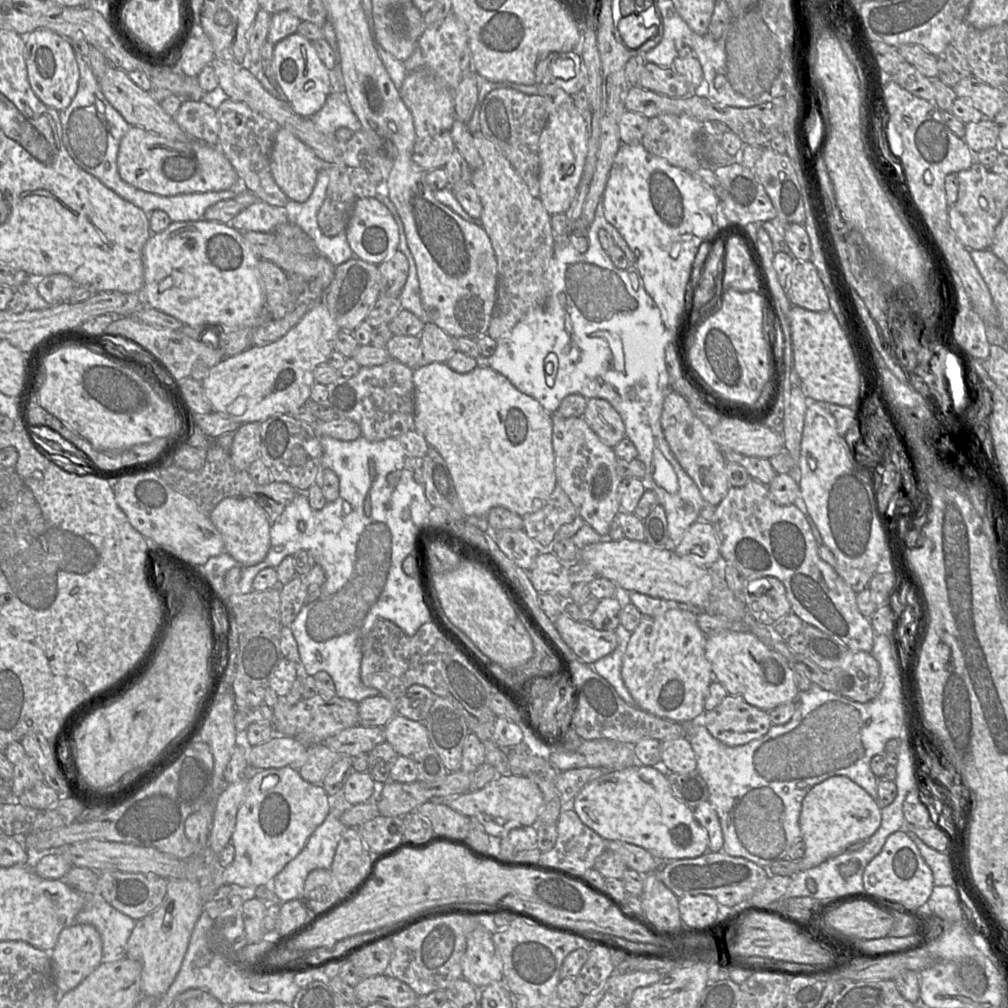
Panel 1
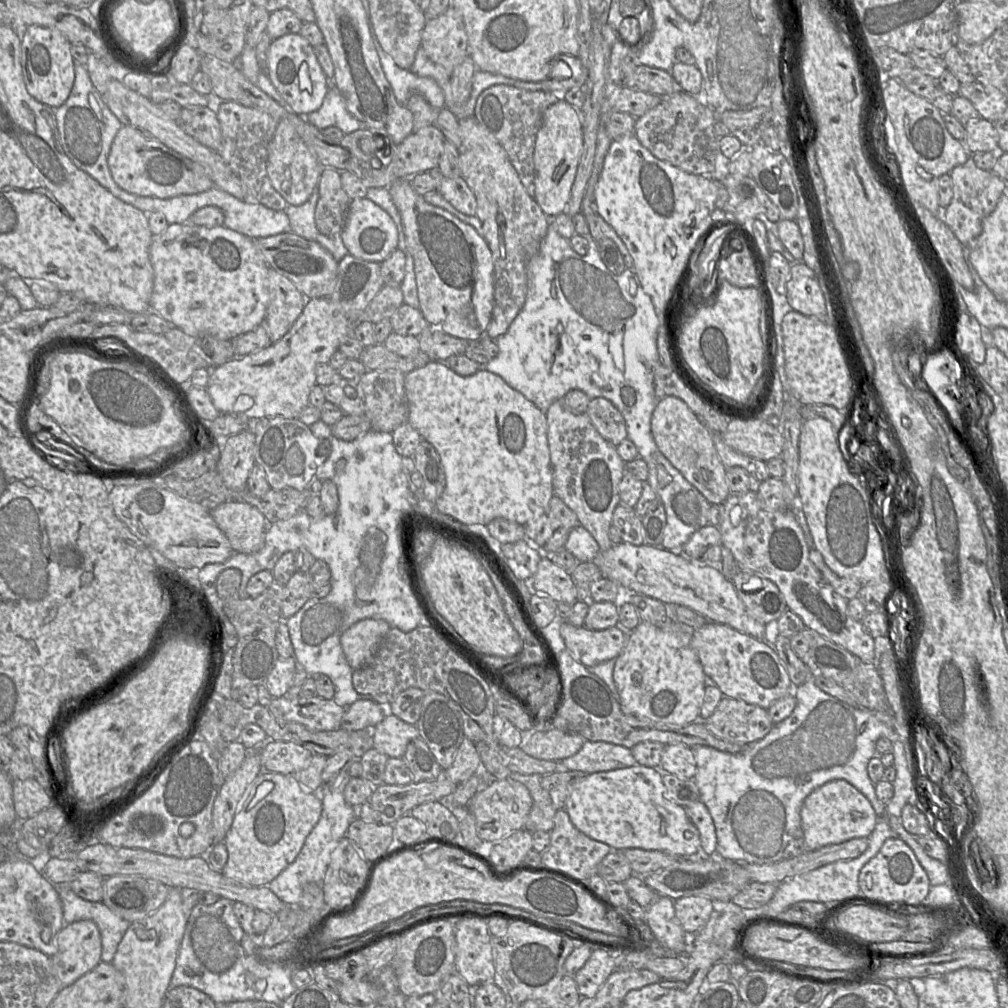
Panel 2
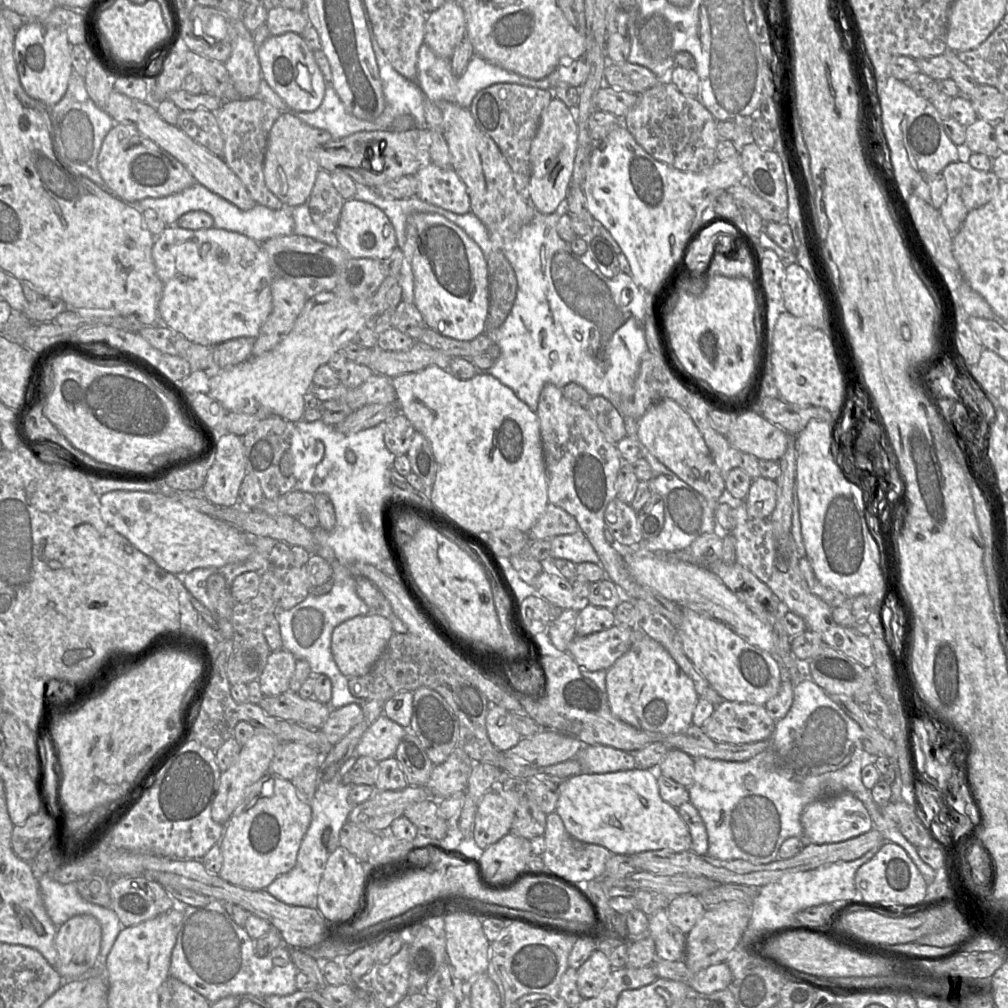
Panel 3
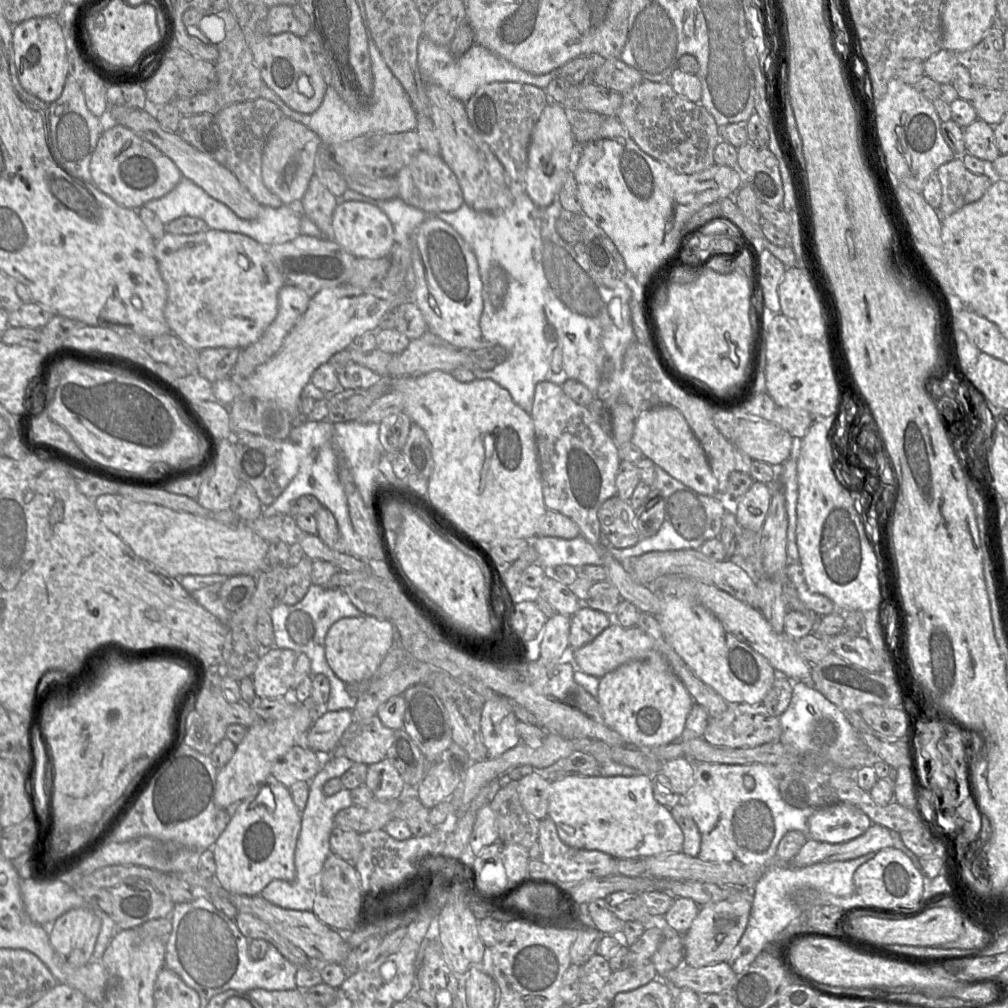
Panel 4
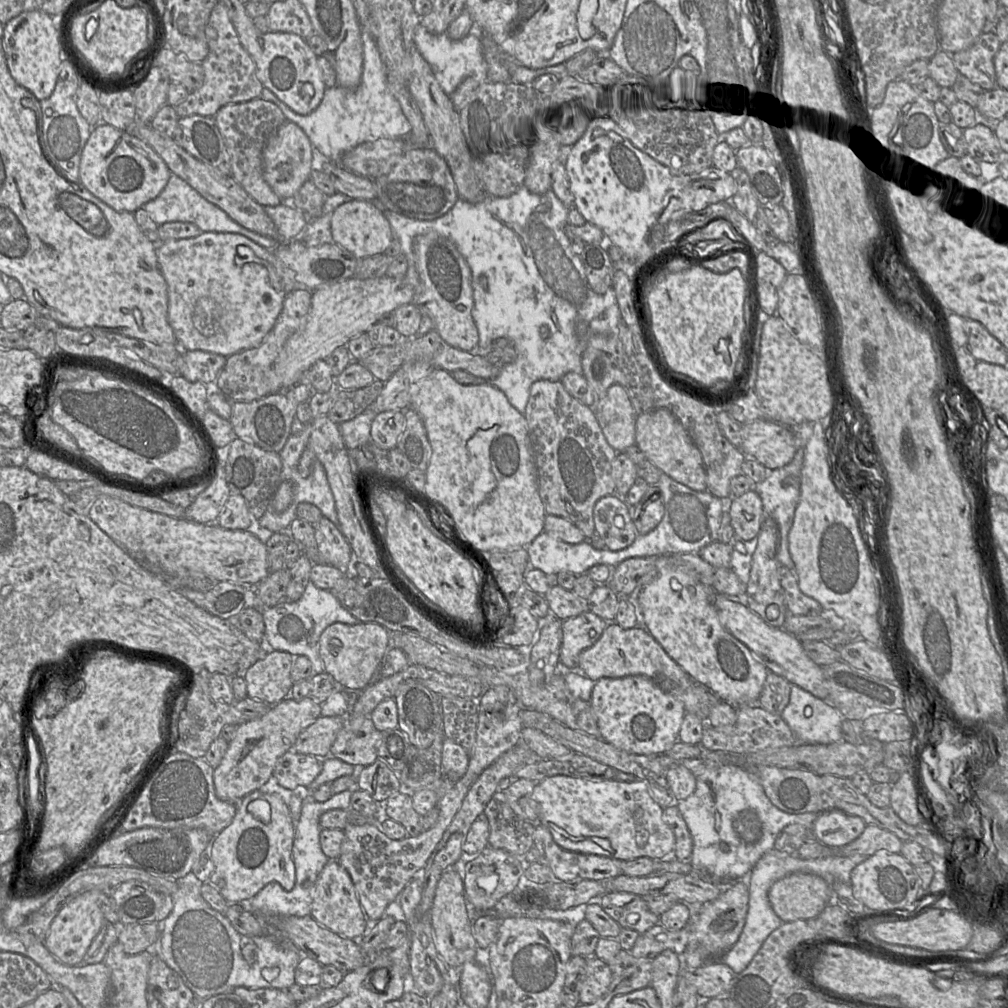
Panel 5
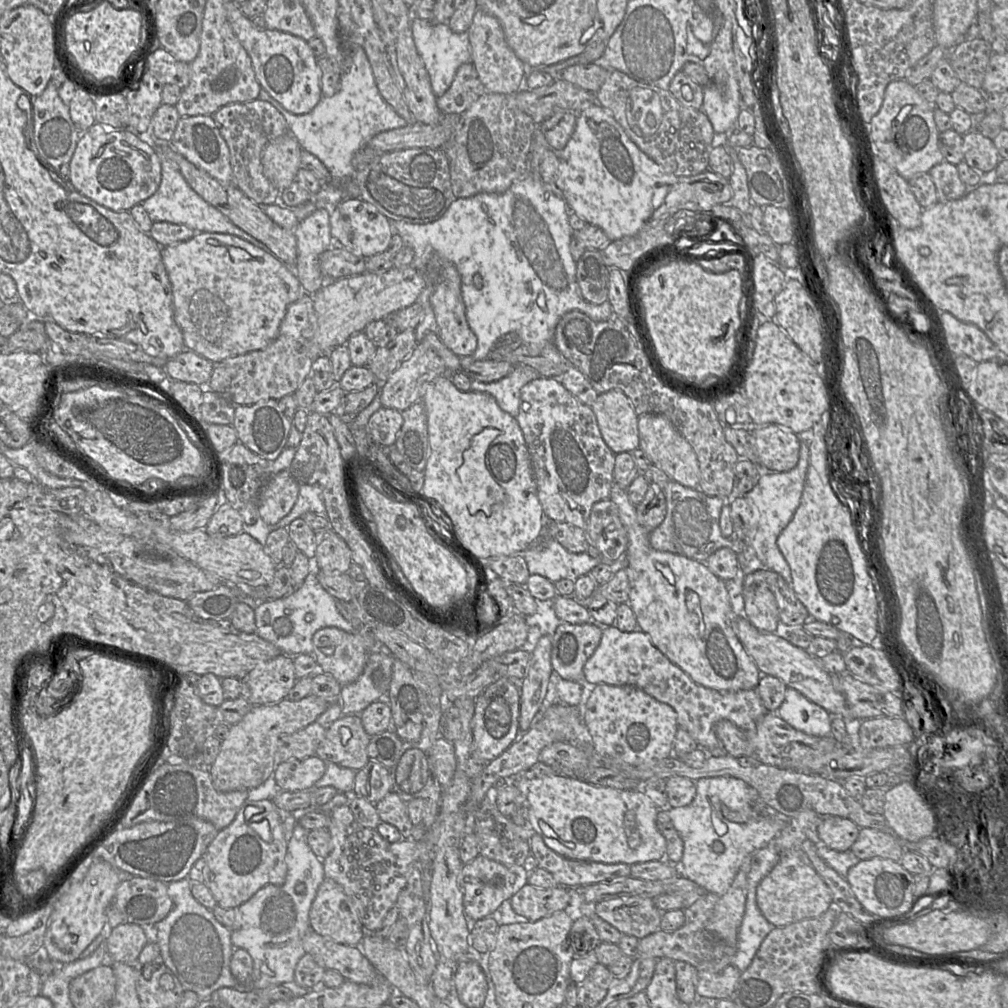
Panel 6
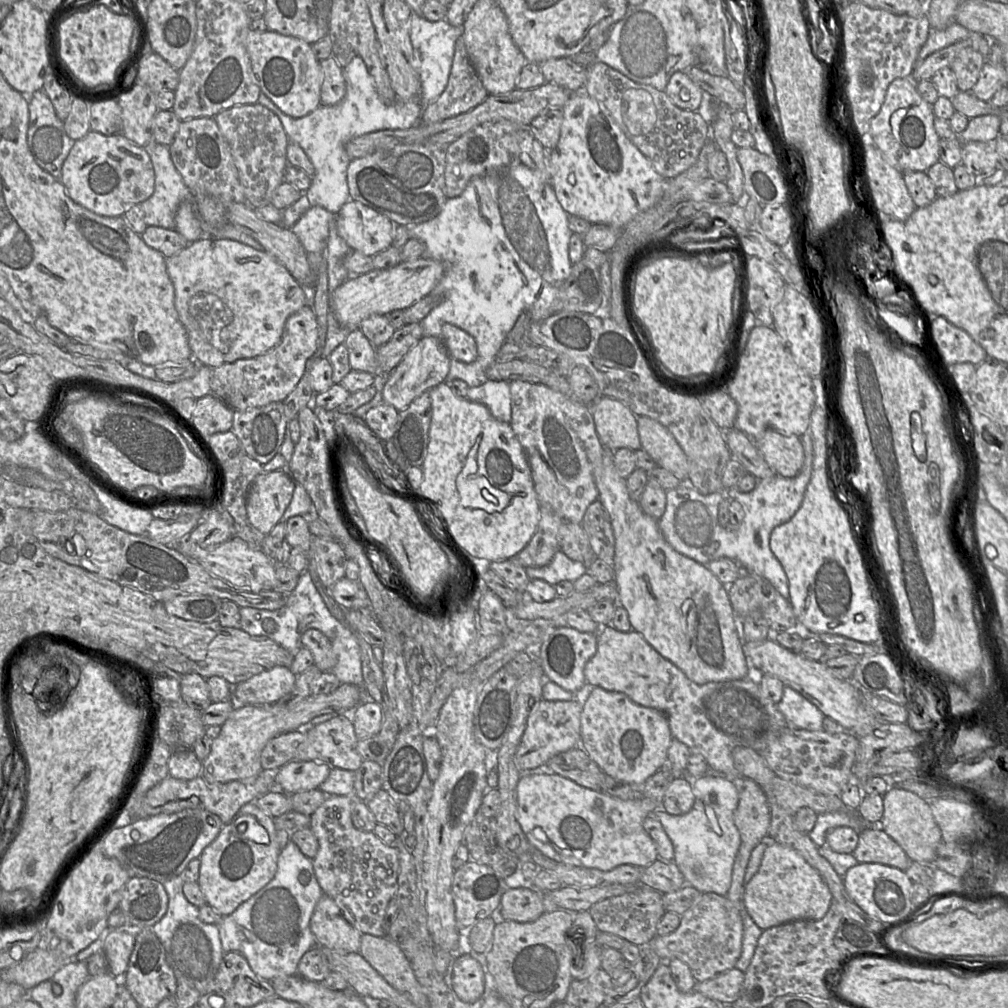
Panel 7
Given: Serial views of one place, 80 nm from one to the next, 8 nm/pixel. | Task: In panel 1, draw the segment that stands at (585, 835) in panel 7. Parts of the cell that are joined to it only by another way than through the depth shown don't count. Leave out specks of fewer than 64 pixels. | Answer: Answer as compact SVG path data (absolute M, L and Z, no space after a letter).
M636 764L604 774L583 787L572 808L605 840L640 846L660 861L697 858L708 852L707 831L694 819L693 810L673 796L662 767Z

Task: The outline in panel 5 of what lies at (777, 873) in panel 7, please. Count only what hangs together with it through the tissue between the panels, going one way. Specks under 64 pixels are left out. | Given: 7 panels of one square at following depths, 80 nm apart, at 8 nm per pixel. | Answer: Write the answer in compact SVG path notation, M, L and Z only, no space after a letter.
M793 873L772 885L768 899L777 916L788 923L818 917L833 902L833 895L823 878Z

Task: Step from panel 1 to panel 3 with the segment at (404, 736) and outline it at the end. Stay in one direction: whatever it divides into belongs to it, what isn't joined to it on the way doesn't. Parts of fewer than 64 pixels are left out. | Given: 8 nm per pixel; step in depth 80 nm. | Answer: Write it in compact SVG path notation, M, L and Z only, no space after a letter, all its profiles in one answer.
M382 713L361 737L355 754L369 756L378 762L391 758L406 732L406 728Z

